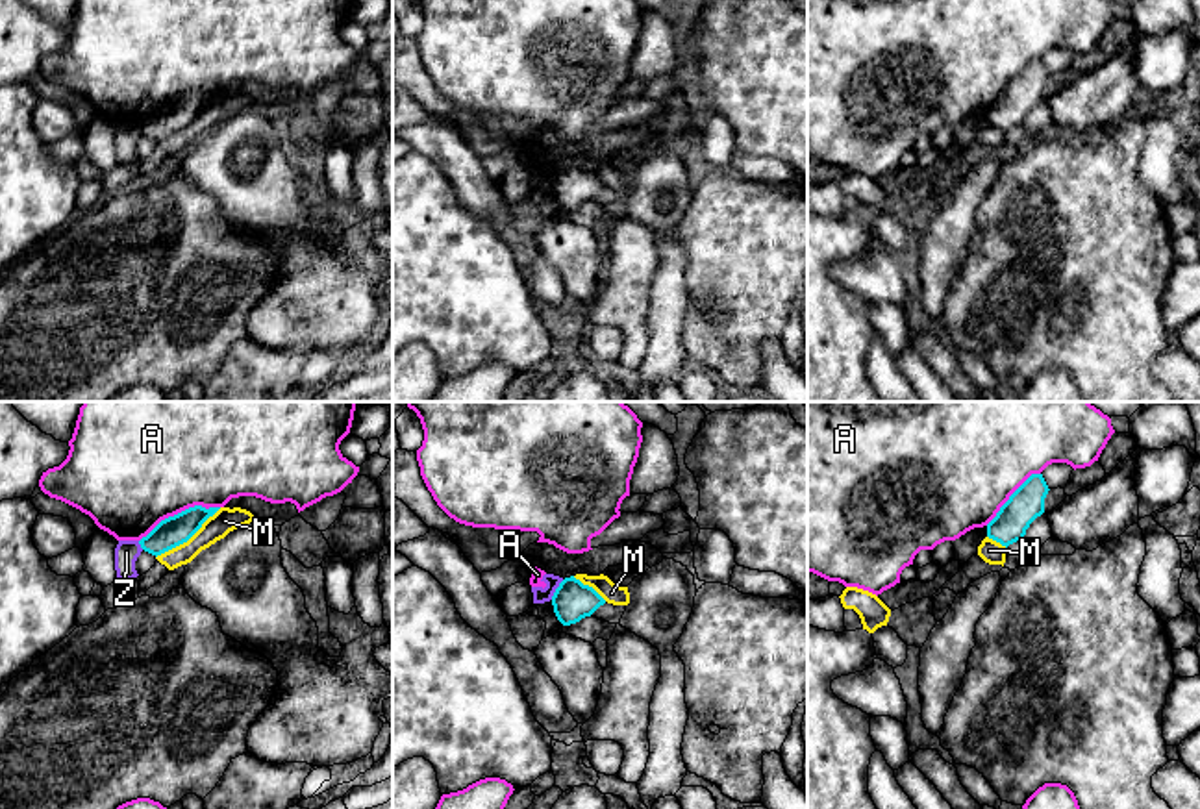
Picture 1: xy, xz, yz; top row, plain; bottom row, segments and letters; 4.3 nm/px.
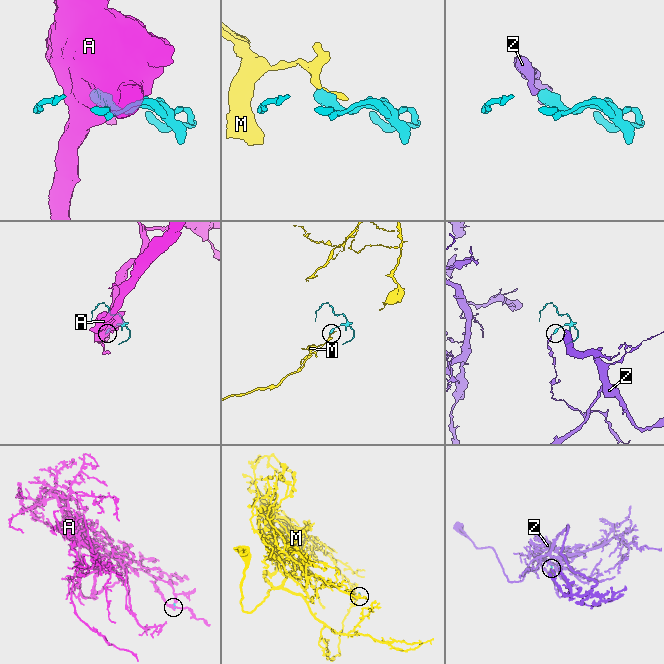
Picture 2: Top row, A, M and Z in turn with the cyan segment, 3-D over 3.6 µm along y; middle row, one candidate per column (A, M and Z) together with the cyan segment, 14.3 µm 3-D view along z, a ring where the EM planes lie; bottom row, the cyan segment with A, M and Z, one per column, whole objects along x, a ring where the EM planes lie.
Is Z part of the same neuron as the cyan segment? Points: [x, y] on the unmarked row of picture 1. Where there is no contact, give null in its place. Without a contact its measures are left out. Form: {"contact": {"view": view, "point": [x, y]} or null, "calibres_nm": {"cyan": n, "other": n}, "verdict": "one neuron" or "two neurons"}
{"contact": {"view": "xz", "point": [556, 174]}, "calibres_nm": {"cyan": 170, "other": 70}, "verdict": "two neurons"}

